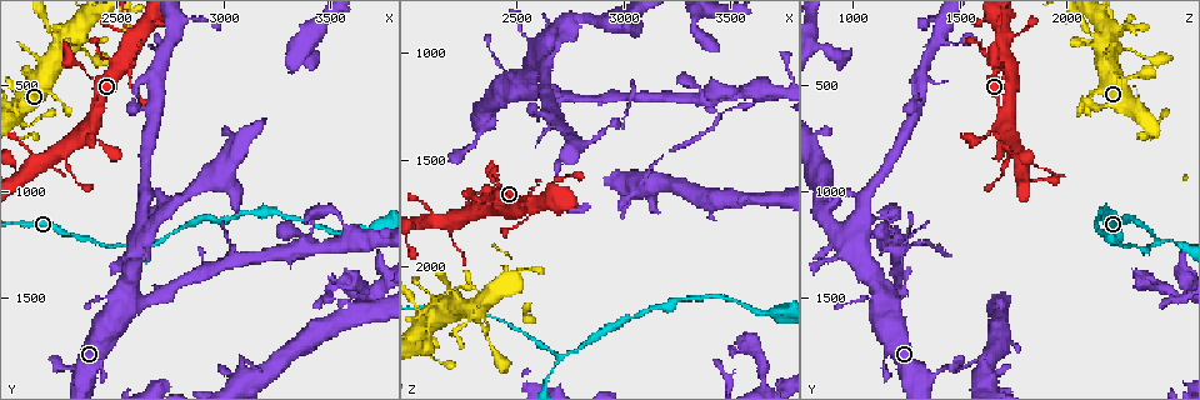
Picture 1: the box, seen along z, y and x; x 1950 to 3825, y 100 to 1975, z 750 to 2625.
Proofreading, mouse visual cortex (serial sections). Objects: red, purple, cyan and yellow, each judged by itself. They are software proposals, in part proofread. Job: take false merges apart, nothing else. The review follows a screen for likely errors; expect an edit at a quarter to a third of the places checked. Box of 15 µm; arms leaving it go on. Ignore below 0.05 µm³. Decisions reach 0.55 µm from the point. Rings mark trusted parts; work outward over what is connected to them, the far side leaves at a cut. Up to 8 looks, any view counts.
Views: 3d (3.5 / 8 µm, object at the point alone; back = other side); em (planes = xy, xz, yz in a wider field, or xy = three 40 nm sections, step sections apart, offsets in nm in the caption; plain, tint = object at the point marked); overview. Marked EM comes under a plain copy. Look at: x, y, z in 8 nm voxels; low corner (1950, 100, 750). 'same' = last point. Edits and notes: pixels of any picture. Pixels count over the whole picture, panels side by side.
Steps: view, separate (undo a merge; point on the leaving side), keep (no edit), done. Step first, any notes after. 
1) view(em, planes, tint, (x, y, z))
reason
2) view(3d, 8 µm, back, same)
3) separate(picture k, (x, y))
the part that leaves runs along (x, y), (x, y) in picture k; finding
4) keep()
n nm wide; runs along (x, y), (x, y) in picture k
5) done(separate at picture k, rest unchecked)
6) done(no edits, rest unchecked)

view(em, xy, step 3, tint, (2550, 420, 1700))
abrupt turn

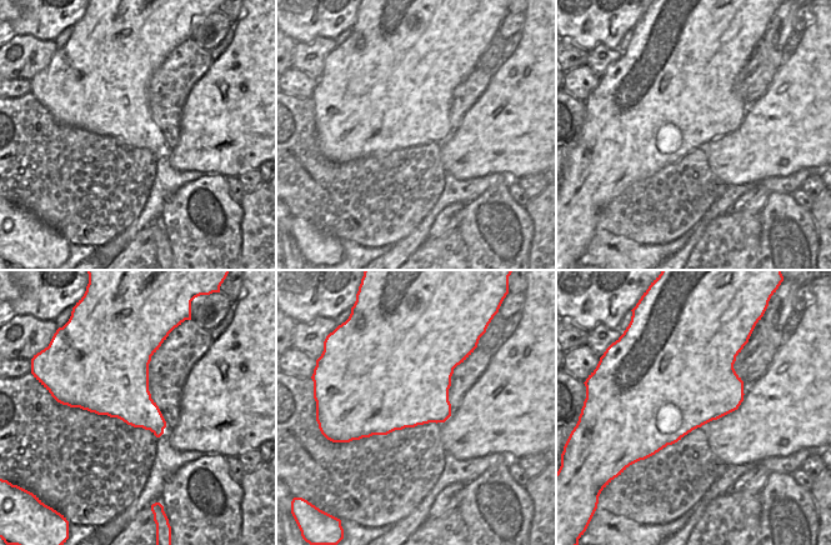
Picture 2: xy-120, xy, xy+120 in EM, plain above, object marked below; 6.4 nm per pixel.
view(3d, 3.5 µm, same)
see where the arms go

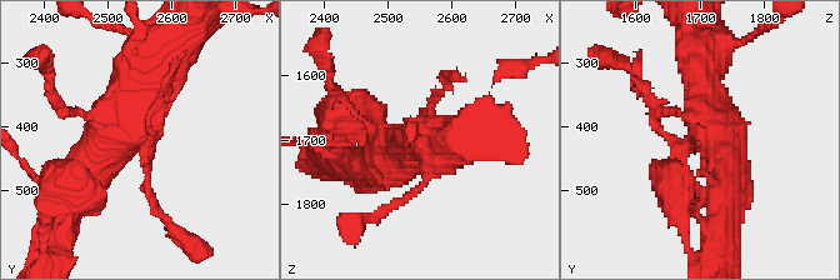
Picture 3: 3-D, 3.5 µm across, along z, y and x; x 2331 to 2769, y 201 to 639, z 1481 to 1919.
separate(picture 3, (154, 205))
the part that leaves runs along (149, 168), (153, 209), (206, 251) in picture 3; a second cell is stuck on

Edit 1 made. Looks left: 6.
view(3d, 3.5 µm, back, (2610, 1230, 960))

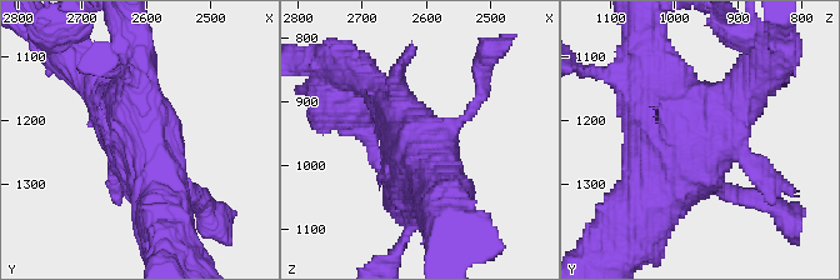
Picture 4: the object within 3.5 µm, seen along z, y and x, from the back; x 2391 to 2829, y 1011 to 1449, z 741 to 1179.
keep()
runs along (164, 225), (134, 68) in picture 4; continuous, no second cell

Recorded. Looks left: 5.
view(3d, 8 µm, (3580, 1200, 1180))
abrupt turn

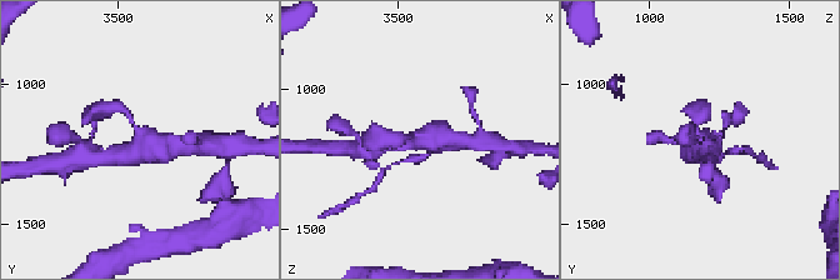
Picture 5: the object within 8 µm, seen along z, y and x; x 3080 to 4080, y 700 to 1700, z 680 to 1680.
view(3d, 3.5 µm, (3580, 1210, 1190))
closer look

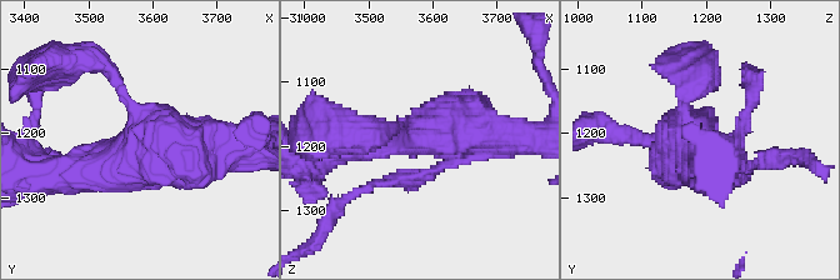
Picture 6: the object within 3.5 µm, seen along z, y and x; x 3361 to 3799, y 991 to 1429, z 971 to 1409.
view(em, xy, step 2, tint, (3585, 1205, 1180))
shape alone is not enough

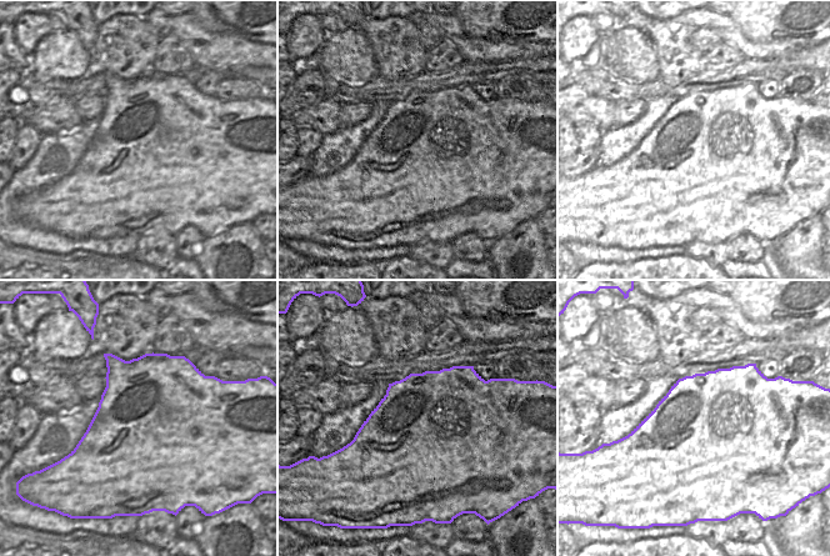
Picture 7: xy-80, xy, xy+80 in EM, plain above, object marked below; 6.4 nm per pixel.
separate(picture 6, (399, 175))
the part that leaves runs along (438, 166), (334, 205) in picture 6; two cells meet here

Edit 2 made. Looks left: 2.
done(separate at picture 3, separate at picture 6, rest unchecked)

